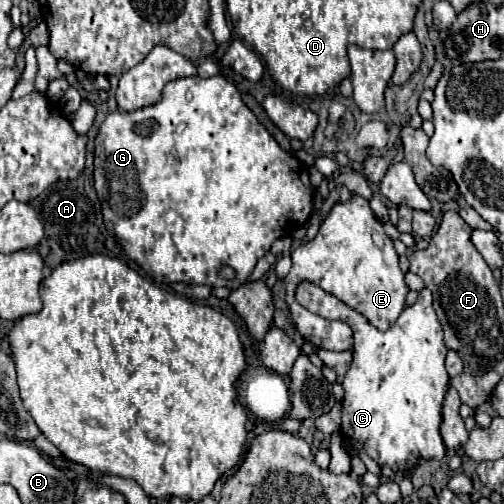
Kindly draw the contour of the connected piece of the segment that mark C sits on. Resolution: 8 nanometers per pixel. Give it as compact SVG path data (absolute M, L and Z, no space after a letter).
M312 282L298 286L296 300L324 318L342 318L354 330L354 358L342 382L346 392L342 400L342 436L360 440L366 454L378 466L390 466L394 472L398 468L412 468L418 456L440 460L446 454L438 428L442 398L448 388L448 372L444 368L448 350L432 308L432 292L424 288L416 304L406 306L386 332L370 326L358 312L342 308L340 300Z

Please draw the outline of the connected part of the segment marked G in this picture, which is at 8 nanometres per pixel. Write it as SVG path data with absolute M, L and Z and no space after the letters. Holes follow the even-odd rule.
M224 76L214 78L178 78L164 86L160 102L132 110L132 112L112 112L106 116L106 120L100 126L100 132L96 136L96 148L94 148L94 188L98 194L98 200L102 204L102 216L106 230L118 240L118 244L124 248L126 256L132 258L148 278L160 284L170 282L186 282L186 284L206 284L206 286L226 286L226 288L238 288L242 282L250 276L254 270L258 258L262 258L266 252L270 252L270 246L274 240L282 236L290 236L294 230L304 226L312 212L312 196L314 188L308 180L308 170L304 164L296 162L294 156L284 152L276 140L266 132L266 128L256 120L256 116L250 112L250 108L242 102L242 96L238 88L228 82ZM230 266L236 272L236 280L224 280L220 278L220 268Z

